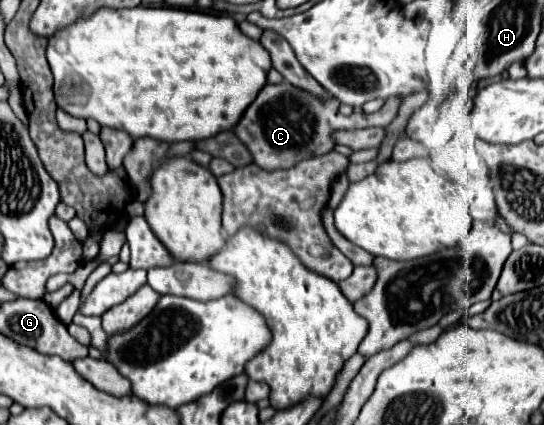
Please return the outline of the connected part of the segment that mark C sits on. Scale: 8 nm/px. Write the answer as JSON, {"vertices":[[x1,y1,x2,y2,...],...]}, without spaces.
{"vertices":[[289,82,281,84,267,84,257,98,251,102,251,106,245,110,237,126,233,128,239,140,247,144,253,162,263,168,263,170,283,170,291,168,297,162,309,158,309,156,319,156,327,154,333,150,335,142,331,140,331,132,339,128,369,128,369,126,387,126,395,120,399,106,401,106,401,96,389,98,385,106,375,112,375,114,351,114,343,116,339,114,339,100,329,98,327,102,317,100,305,90,299,90,291,86]]}

